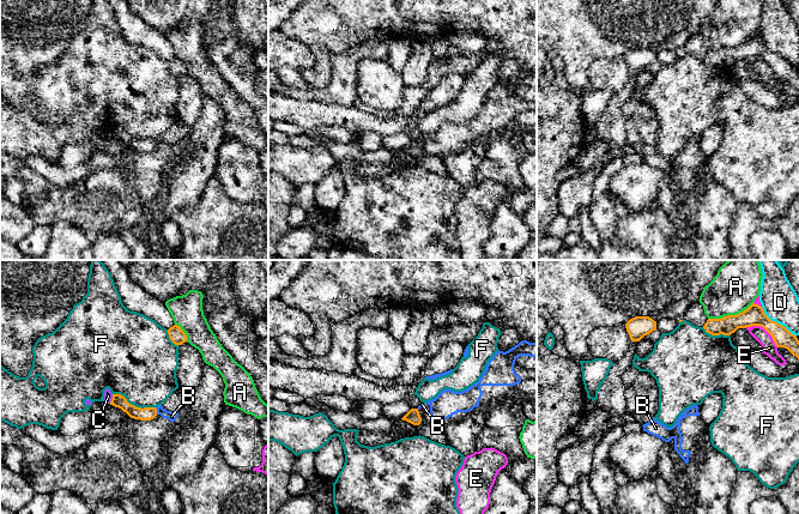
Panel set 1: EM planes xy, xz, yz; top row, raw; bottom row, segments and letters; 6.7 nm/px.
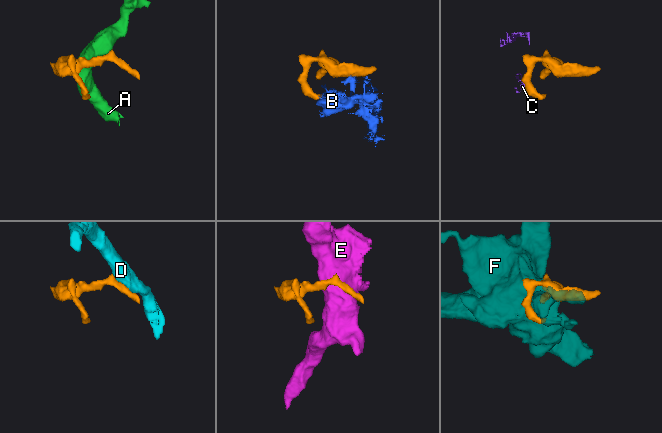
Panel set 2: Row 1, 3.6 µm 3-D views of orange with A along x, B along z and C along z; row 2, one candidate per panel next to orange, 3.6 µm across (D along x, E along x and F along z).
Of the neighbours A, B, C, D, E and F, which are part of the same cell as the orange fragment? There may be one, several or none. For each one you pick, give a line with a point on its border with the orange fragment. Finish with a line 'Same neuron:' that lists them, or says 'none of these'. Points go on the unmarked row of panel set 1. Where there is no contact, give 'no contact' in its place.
Same neuron: none of these

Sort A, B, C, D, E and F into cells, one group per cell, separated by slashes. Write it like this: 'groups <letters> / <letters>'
groups A / B / C F / D / E

